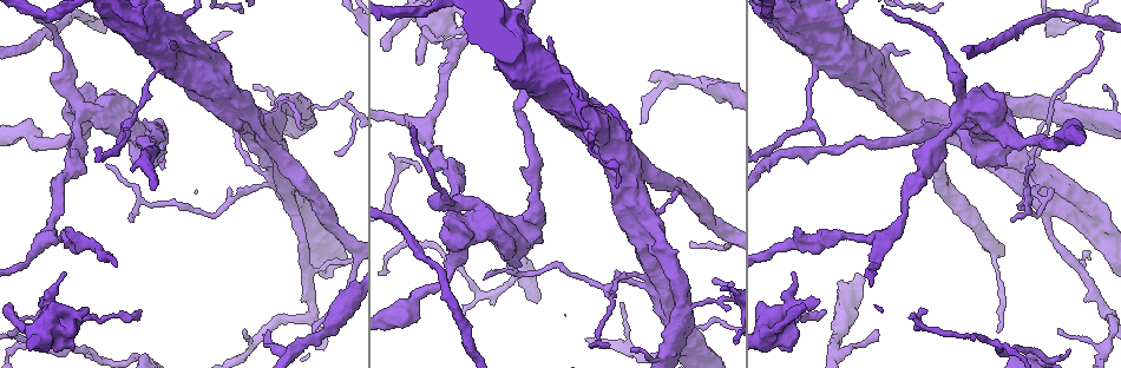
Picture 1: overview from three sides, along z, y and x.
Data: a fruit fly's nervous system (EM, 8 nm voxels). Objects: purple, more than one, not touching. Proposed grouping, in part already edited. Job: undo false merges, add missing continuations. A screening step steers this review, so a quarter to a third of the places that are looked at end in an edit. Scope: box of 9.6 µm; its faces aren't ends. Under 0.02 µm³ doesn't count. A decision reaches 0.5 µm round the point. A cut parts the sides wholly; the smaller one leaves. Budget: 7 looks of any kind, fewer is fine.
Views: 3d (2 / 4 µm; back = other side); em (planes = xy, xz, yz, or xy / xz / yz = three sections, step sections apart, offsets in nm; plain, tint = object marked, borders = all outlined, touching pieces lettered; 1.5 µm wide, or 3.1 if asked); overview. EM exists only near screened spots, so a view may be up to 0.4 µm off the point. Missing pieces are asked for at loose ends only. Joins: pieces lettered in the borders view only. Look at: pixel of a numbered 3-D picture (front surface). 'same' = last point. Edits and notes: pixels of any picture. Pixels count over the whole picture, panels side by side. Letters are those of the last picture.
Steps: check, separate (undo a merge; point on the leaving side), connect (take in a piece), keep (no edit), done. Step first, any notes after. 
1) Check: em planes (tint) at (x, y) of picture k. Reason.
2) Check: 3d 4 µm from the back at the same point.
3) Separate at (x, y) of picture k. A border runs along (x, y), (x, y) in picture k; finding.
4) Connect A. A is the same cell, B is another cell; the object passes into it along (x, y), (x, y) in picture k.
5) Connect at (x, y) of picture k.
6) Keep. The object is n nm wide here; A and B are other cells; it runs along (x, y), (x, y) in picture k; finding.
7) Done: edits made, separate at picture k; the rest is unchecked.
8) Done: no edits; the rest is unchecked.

Check: em planes (borders) at (522, 264) of picture 1. Branch stops here.

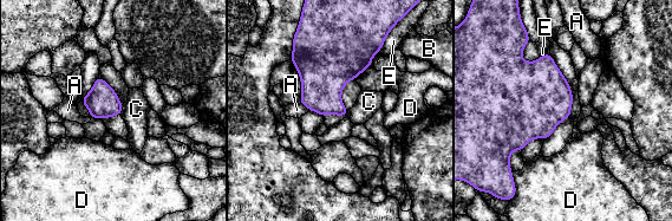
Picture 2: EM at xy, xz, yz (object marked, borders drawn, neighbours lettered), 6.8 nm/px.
Keep. A, B, C, D and E are other cells; a border runs along (123, 104), (121, 115) in picture 2; no lettered piece goes on from it.

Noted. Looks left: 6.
Check: em yz step 8 (borders) at (1007, 179) of picture 1. Free end.

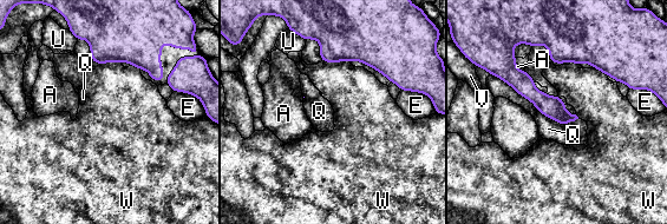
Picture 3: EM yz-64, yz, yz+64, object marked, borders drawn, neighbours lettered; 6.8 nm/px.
Check: em planes (borders) at the same point. Cut it another way.

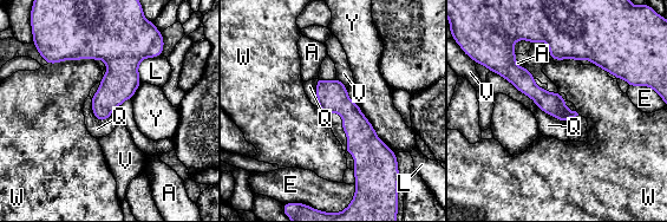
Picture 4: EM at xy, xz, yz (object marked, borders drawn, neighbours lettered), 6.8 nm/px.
Keep. The longest contact is with Y, 440 nm; A, E, L, Q, V, W and Y are other cells; it runs along (320, 83), (360, 132), (359, 174) in picture 4; no lettered piece goes on from it.

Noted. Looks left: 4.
Check: em xz step 4 (borders) at (872, 260) of picture 1. Thick turns thin.

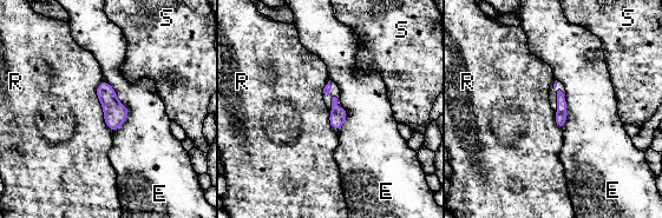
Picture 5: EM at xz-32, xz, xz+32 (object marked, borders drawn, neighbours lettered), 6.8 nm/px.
Check: em planes (borders) at the same point. Another direction.

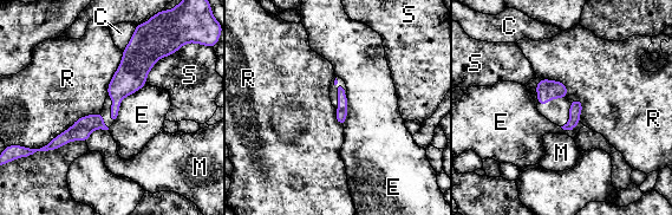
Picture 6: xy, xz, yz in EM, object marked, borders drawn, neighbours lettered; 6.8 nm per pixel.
Keep. The object is 80 nm wide here; C, E, M, R and S are other cells; a border runs along (99, 111), (80, 116), (41, 147) in picture 6; one neuron here.

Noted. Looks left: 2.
Done: no edits; the rest is unchecked.

